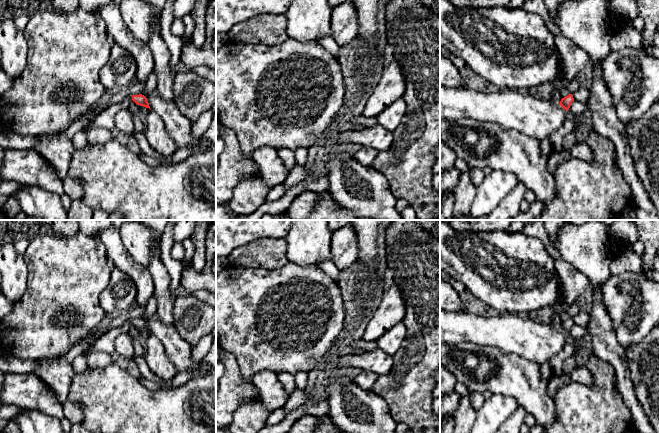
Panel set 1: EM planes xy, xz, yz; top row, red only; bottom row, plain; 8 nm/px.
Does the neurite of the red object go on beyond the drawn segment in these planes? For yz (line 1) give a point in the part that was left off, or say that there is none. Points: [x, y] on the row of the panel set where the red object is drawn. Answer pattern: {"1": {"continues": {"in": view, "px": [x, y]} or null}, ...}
{"1": {"continues": null}}

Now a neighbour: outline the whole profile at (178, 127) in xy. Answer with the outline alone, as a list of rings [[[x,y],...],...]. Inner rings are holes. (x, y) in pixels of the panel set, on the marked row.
[[[154,89],[145,97],[150,109],[162,118],[166,130],[176,146],[178,148],[189,148],[192,151],[192,156],[200,154],[199,138],[191,134],[192,122],[181,114],[176,104],[160,97],[157,89]]]

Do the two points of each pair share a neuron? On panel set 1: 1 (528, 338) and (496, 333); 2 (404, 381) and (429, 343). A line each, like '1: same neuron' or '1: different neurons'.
1: same neuron
2: same neuron

